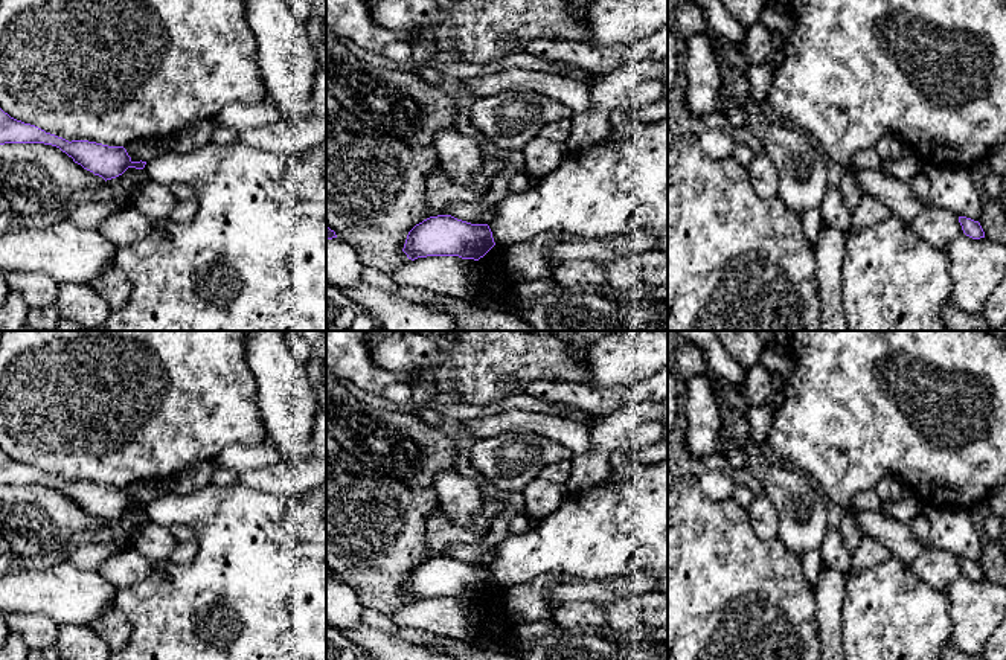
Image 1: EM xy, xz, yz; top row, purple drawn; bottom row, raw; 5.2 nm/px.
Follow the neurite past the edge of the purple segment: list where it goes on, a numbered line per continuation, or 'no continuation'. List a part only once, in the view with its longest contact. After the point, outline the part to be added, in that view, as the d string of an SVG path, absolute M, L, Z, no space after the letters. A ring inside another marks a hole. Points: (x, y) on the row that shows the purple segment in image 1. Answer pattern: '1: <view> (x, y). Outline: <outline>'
no continuation

